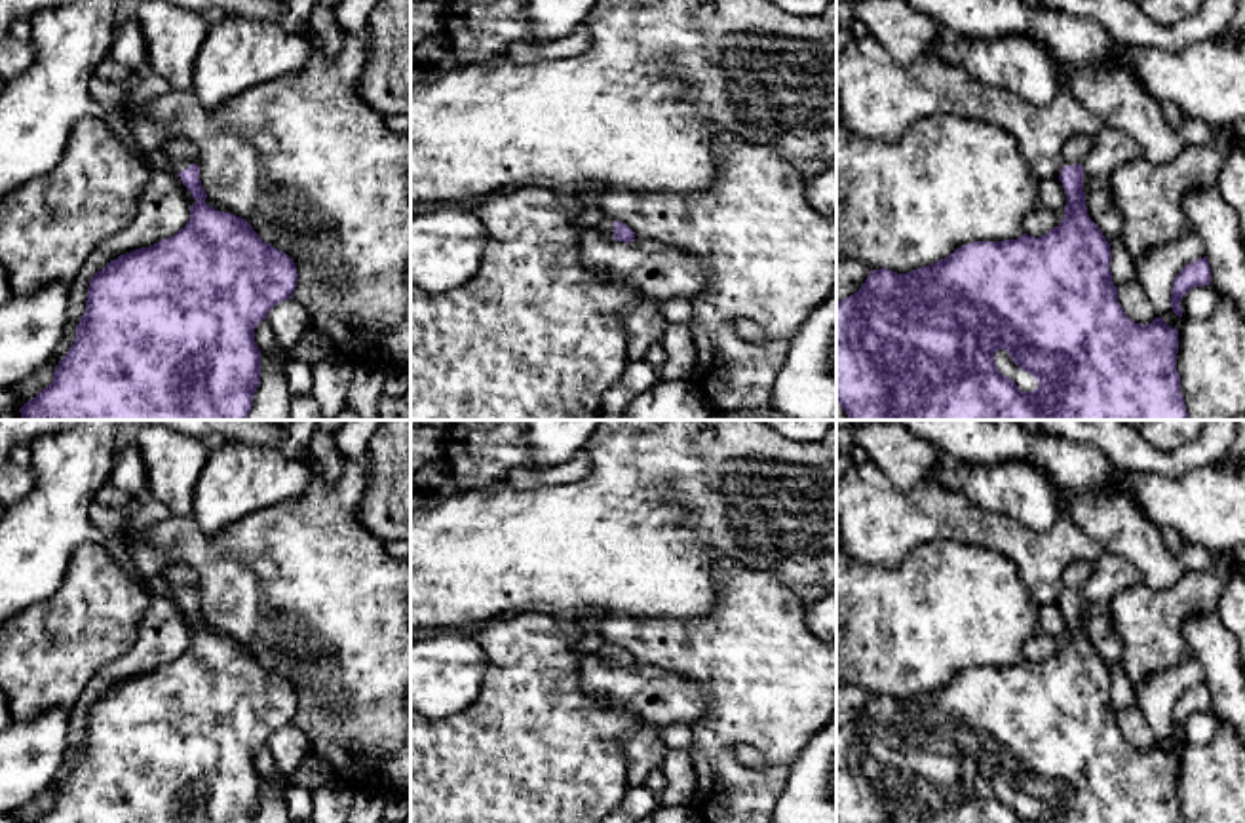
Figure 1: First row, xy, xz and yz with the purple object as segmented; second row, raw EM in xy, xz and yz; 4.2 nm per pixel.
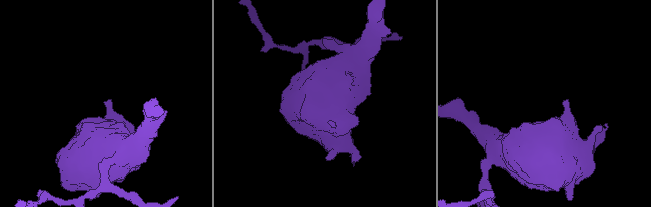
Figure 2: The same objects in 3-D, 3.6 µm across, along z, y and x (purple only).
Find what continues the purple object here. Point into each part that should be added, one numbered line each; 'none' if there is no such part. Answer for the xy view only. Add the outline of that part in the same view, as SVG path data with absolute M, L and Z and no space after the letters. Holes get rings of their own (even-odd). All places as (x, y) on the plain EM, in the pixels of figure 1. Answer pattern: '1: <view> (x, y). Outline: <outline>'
1: xy (181, 578). Outline: M173 565L163 574L177 597L196 589L196 574L184 565Z

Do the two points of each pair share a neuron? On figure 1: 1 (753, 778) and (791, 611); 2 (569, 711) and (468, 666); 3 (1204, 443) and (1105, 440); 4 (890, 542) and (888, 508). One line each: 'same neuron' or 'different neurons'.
1: same neuron
2: different neurons
3: same neuron
4: same neuron

